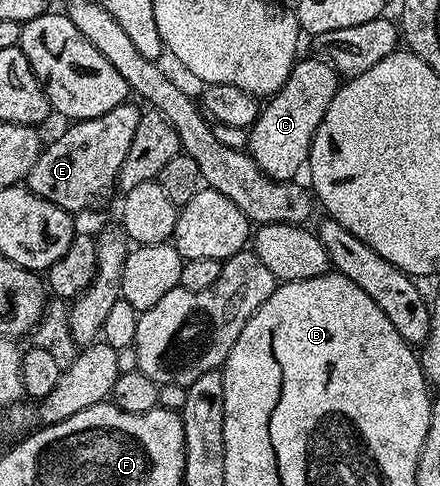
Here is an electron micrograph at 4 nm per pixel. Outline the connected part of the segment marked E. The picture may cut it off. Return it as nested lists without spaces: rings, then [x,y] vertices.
[[[131,104],[118,105],[113,107],[113,111],[88,121],[68,124],[68,129],[52,145],[50,142],[40,153],[37,163],[33,163],[25,182],[27,188],[41,195],[41,199],[49,199],[49,203],[66,209],[72,215],[79,215],[82,209],[97,204],[111,188],[116,188],[121,163],[125,163],[125,155],[129,155],[129,143],[133,143],[133,131],[137,131],[137,123],[141,116],[141,109]]]

